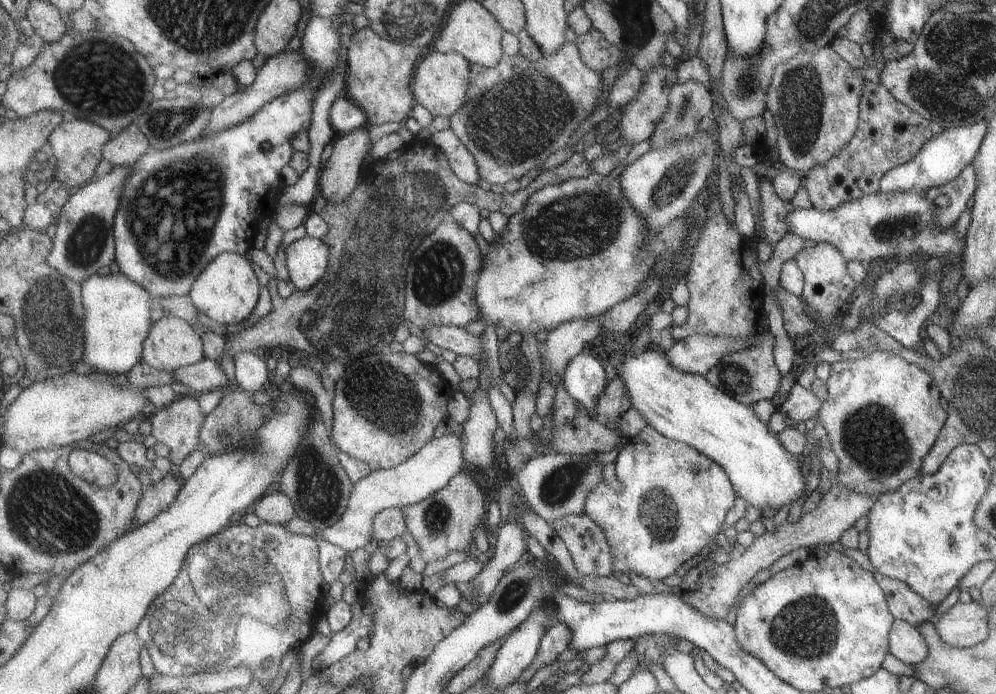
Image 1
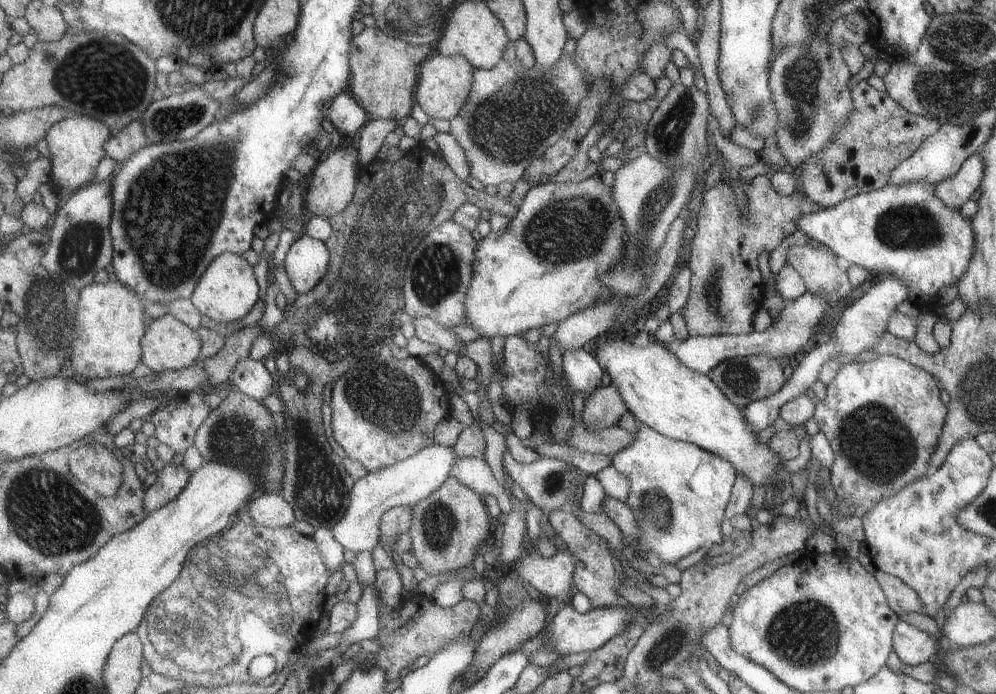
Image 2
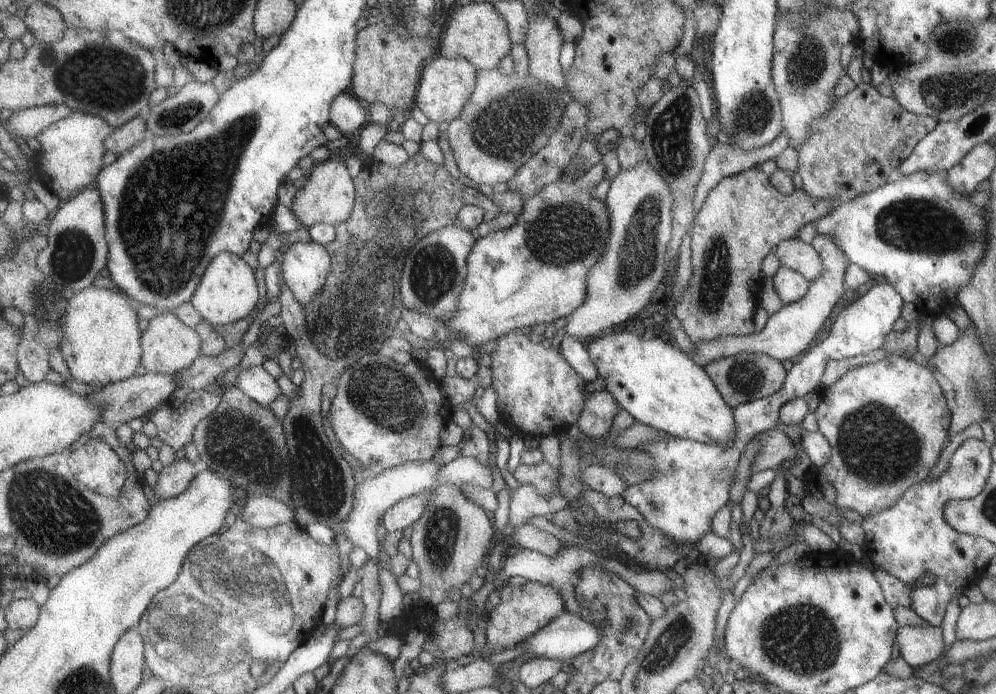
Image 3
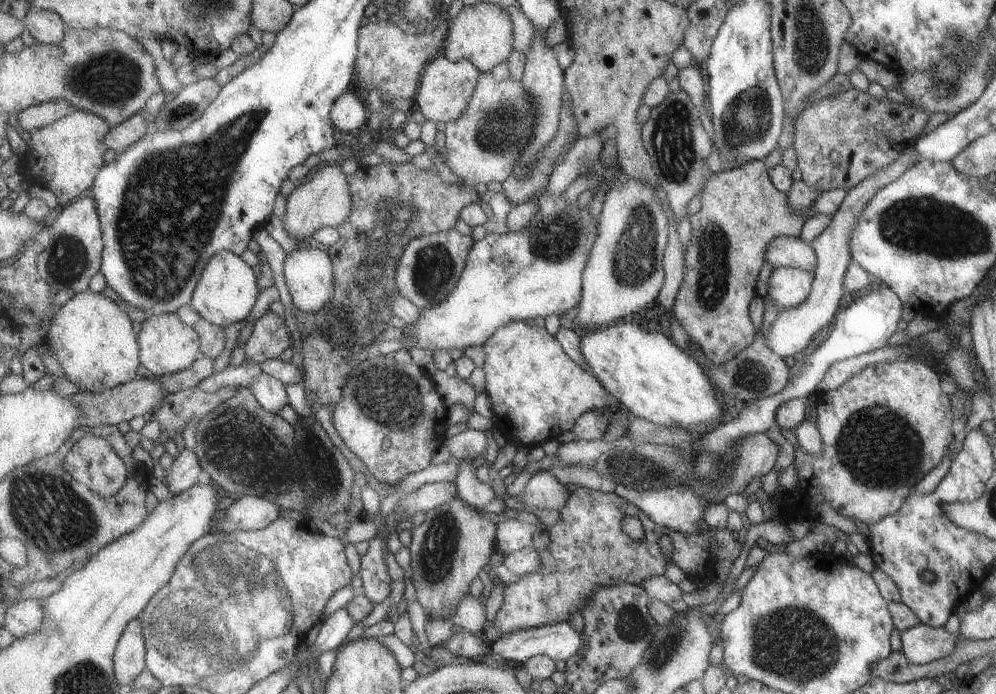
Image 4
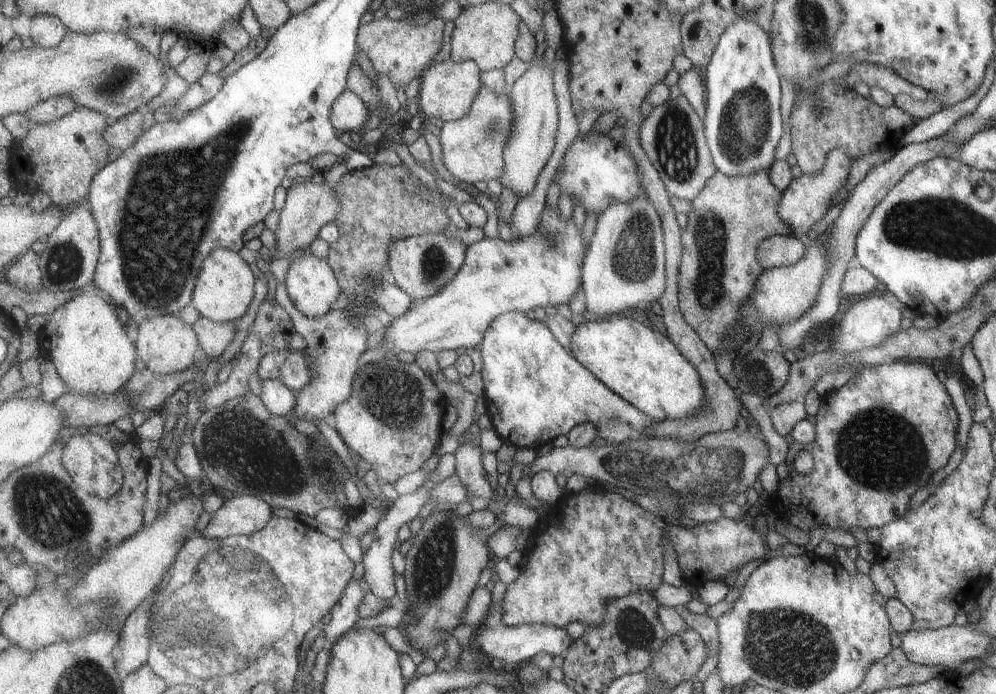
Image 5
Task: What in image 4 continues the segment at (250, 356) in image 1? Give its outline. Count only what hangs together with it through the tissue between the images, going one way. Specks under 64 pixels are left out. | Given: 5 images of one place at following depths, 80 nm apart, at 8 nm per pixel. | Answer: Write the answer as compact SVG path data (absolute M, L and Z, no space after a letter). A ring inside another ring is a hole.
M262 372L257 376L250 389L268 411L279 413L289 405L286 384L267 373Z

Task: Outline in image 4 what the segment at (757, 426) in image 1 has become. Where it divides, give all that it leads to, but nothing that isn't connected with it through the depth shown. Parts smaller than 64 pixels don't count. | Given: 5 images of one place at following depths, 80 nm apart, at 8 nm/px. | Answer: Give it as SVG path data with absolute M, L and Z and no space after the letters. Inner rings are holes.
M630 319L614 323L607 328L595 329L588 333L580 333L579 348L585 364L591 373L603 384L603 388L621 406L625 407L633 416L666 427L688 428L693 425L704 424L708 430L715 429L726 422L728 414L723 404L718 401L717 394L711 388L709 378L702 368L678 345L673 344L669 338L661 333L649 334L641 328L633 326Z

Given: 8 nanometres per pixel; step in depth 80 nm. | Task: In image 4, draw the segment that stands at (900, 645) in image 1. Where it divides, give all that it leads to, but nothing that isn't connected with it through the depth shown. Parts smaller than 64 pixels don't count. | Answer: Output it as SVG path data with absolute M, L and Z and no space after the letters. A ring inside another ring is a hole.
M921 622L900 631L901 651L914 665L945 659L954 652L957 636L947 633L943 627L930 627Z

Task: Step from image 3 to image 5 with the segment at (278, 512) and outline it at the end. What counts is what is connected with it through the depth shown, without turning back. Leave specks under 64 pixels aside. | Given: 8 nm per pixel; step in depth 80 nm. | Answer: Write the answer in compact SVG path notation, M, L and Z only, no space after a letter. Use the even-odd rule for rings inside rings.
M240 495L237 498L229 498L211 515L201 534L208 539L250 535L267 526L272 519L272 508L258 496Z

